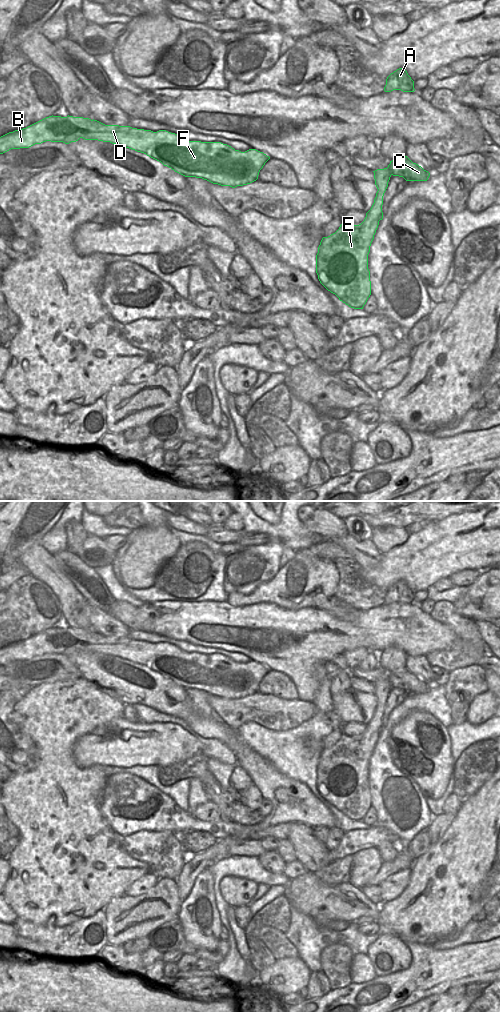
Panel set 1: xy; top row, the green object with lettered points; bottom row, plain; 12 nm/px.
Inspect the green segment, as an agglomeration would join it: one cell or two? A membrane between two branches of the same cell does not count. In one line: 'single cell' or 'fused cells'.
fused cells

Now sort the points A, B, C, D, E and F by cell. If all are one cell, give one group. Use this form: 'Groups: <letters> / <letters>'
Groups: A E / B C D F

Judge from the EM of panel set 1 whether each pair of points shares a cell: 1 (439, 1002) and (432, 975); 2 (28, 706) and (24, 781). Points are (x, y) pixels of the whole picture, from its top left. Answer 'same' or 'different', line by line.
1: different
2: same

